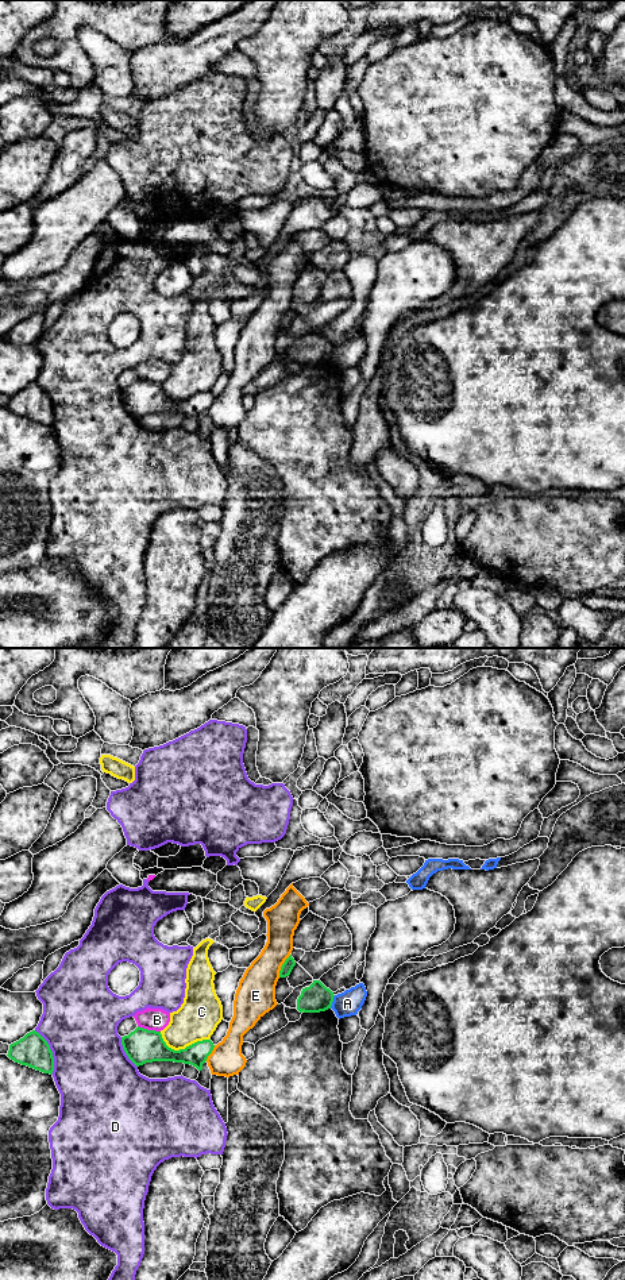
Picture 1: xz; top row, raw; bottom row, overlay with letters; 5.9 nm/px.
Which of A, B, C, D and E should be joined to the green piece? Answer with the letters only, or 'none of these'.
none of these

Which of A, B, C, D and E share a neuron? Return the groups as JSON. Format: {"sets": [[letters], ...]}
{"sets": [["A", "C"], ["B"], ["D"], ["E"]]}

